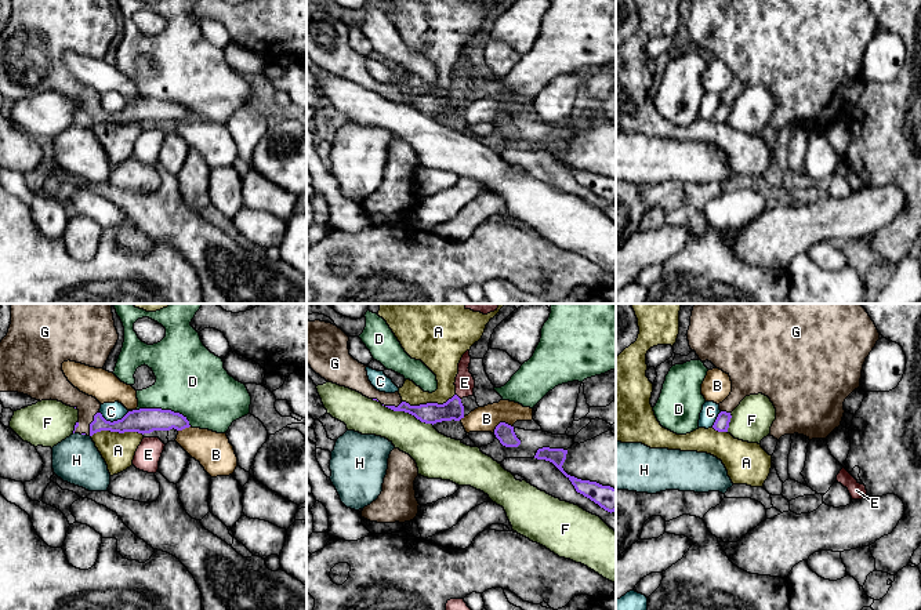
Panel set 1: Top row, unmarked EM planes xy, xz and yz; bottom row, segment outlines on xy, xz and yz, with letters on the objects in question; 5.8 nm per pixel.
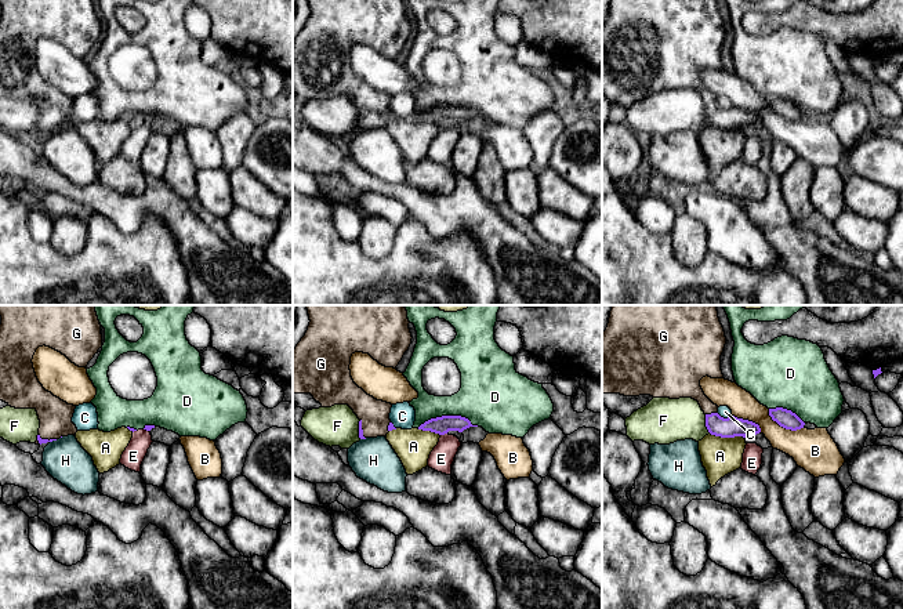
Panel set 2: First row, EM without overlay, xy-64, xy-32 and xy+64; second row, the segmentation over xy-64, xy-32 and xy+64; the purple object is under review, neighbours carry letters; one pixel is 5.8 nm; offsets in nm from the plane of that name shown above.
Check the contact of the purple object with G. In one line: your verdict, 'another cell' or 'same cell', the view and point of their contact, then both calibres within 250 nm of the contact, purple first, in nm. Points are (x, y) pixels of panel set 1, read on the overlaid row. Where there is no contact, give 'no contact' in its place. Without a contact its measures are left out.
same cell; meets purple in xy at (90, 424); 120 nm thick on the purple side, 130 nm on the other

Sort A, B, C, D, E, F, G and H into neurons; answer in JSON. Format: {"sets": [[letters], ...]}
{"sets": [["A"], ["B"], ["C"], ["D"], ["E"], ["F"], ["G"], ["H"]]}

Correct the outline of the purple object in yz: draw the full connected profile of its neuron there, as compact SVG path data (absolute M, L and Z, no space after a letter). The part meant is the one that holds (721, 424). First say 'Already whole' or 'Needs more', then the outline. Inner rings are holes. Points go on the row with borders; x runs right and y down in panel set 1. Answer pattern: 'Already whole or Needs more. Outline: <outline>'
Needs more. Outline: M695 304L690 326L688 330L688 341L692 351L696 352L701 362L711 362L717 368L722 370L730 377L732 392L719 403L721 413L718 414L712 428L718 432L728 432L730 422L730 413L740 404L740 402L750 395L762 393L770 399L776 409L776 420L770 426L770 436L780 439L784 435L804 435L809 440L812 439L827 439L827 436L841 425L844 417L844 402L857 388L860 388L860 378L866 357L870 355L880 333L860 304Z

